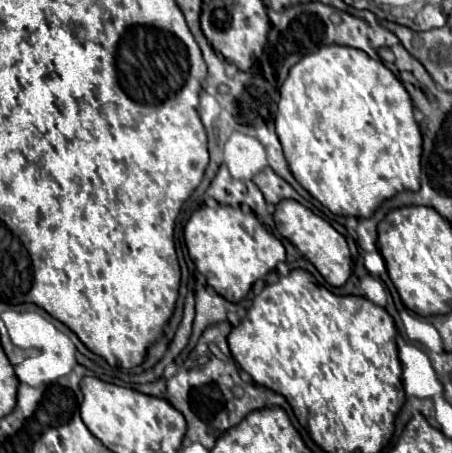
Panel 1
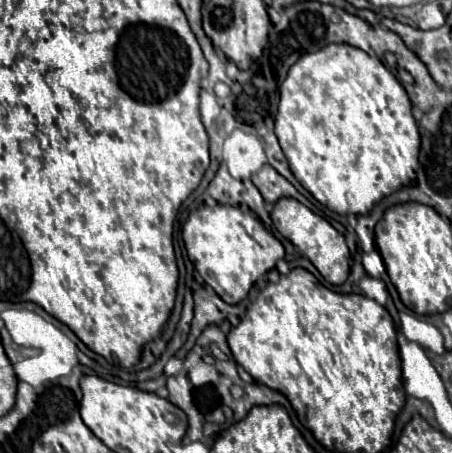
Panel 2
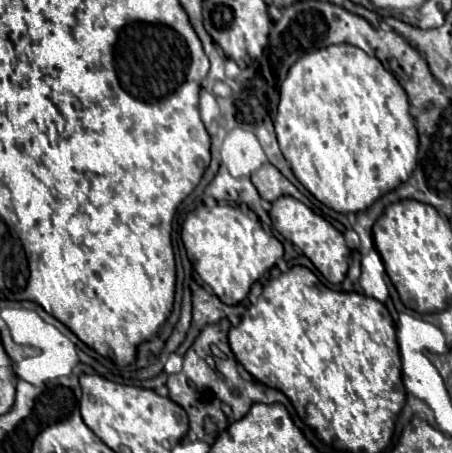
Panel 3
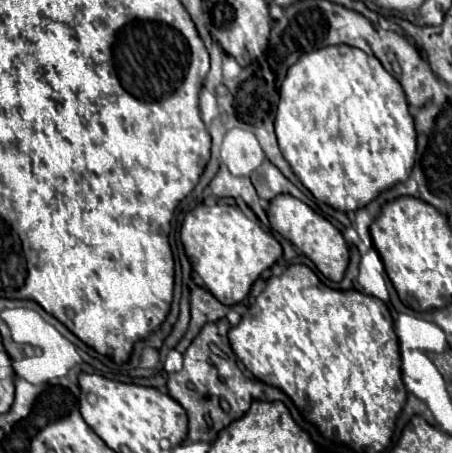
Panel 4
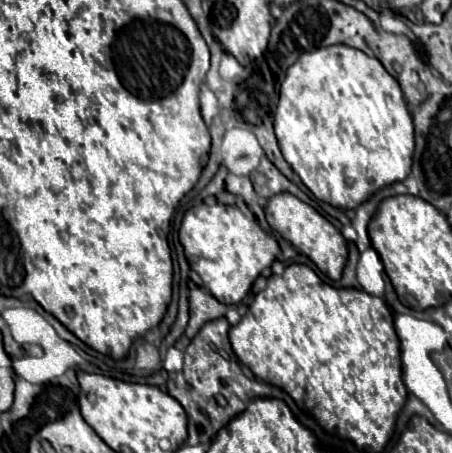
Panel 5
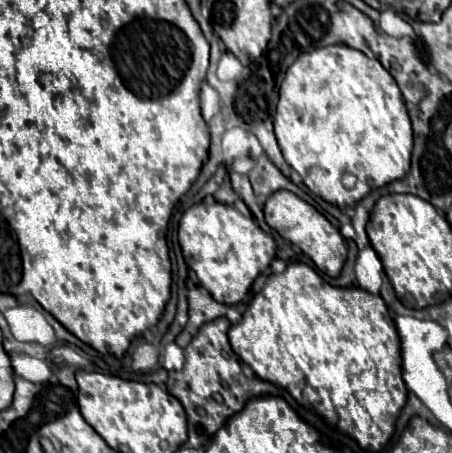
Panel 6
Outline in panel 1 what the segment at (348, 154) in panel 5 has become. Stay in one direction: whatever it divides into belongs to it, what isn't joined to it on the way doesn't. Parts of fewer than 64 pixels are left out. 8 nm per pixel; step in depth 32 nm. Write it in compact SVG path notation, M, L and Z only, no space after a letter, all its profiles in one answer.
M330 44L330 46L322 46L318 52L314 54L306 54L300 58L298 64L294 64L290 68L288 78L284 80L284 84L280 86L280 102L274 117L275 131L280 138L284 156L288 160L288 166L294 174L294 178L300 182L300 186L310 192L322 206L326 206L330 212L340 214L340 216L356 216L356 218L370 218L374 214L374 210L386 200L392 198L394 194L402 192L402 190L418 190L420 188L420 154L422 154L422 134L420 128L414 120L414 106L412 100L406 92L406 88L402 86L402 82L380 62L370 58L366 52L358 50L358 48L350 48L350 46L340 46L340 44Z

